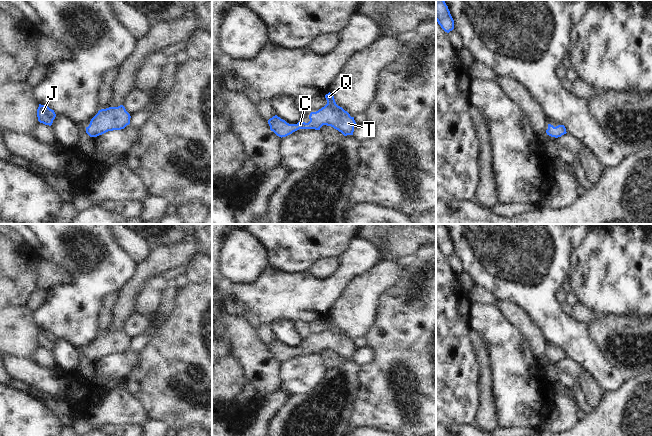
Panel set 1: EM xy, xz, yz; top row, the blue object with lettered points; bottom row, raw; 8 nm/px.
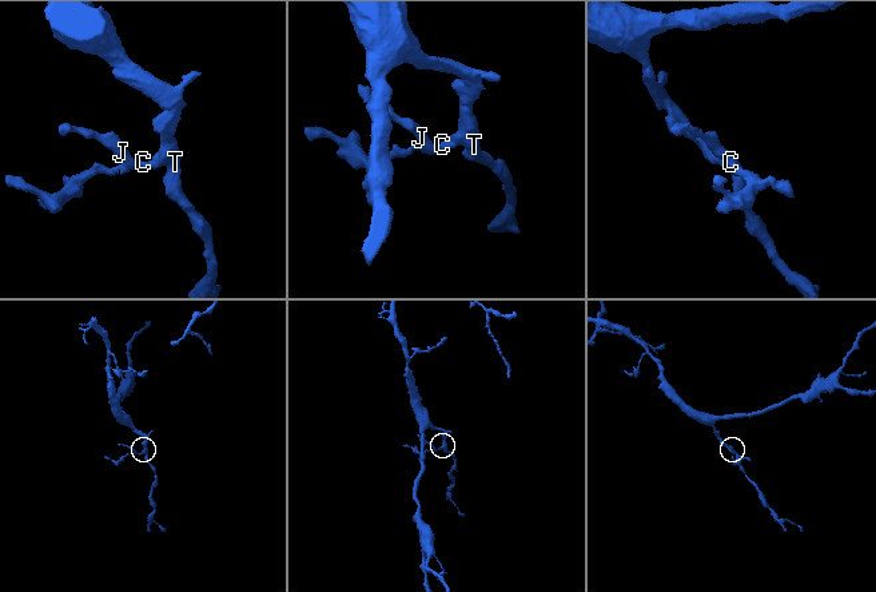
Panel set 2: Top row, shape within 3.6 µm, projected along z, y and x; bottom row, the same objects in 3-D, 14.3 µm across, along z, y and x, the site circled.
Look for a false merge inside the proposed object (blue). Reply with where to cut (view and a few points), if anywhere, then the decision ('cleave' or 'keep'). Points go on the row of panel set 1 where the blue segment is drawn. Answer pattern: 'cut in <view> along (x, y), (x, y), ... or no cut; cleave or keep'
no cut; keep

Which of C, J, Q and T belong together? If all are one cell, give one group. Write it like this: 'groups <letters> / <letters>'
groups C J Q T

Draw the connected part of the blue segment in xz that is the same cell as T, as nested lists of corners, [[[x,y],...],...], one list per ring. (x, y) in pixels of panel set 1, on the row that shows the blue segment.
[[[329,92],[325,95],[327,104],[316,112],[309,115],[310,121],[305,123],[299,121],[297,124],[289,124],[277,115],[268,120],[270,130],[279,137],[286,137],[299,129],[320,130],[323,125],[331,126],[341,132],[344,136],[353,135],[356,122],[354,117],[338,106],[334,96]]]

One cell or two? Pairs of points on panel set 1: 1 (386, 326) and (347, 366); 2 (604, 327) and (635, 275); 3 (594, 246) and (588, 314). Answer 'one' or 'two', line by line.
1: two
2: two
3: two

